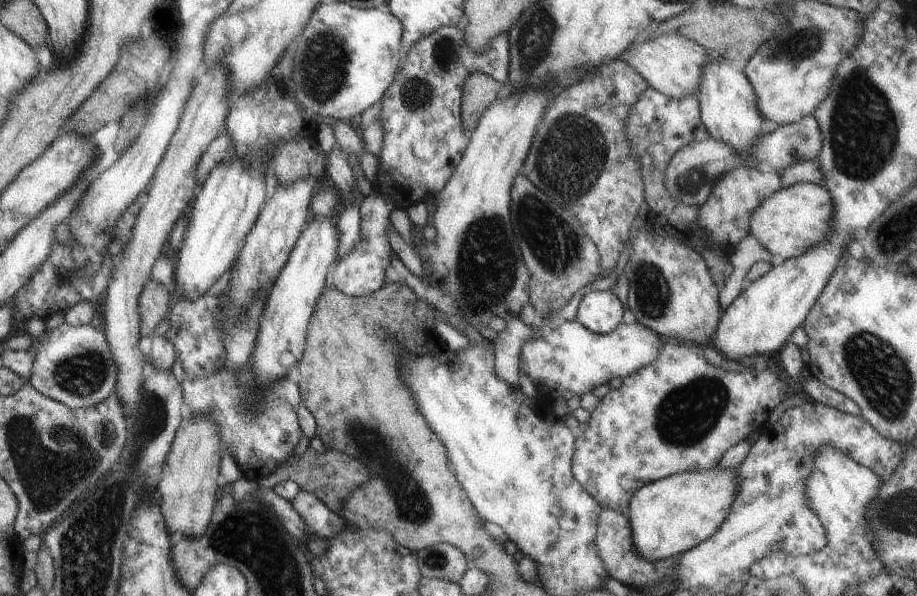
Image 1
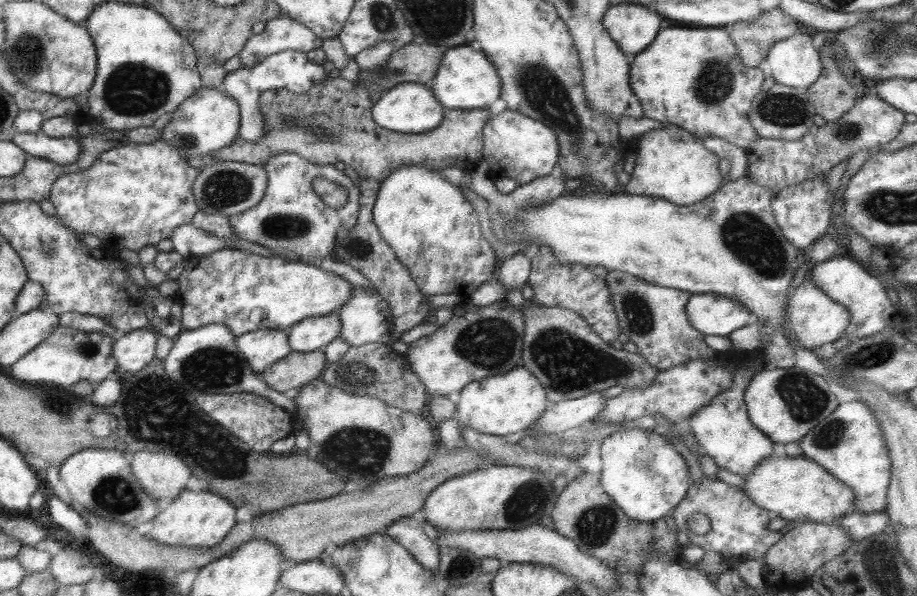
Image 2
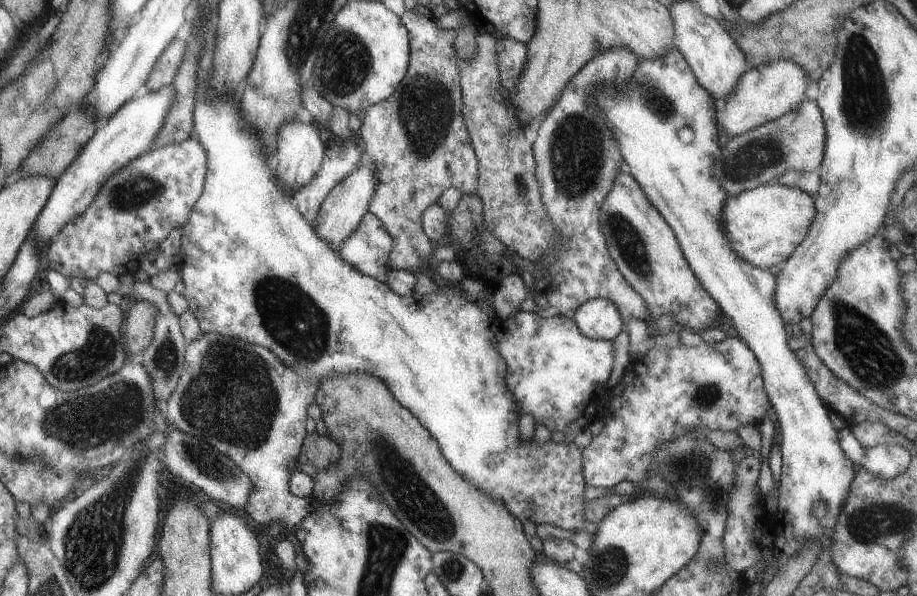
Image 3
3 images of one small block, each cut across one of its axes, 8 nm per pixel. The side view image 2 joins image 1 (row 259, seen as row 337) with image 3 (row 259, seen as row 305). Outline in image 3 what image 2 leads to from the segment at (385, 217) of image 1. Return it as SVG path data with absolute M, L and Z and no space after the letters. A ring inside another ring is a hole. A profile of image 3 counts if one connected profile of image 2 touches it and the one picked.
M368 211L360 221L358 228L342 242L339 253L344 262L354 266L378 282L385 282L390 272L388 257L394 240L384 224Z

